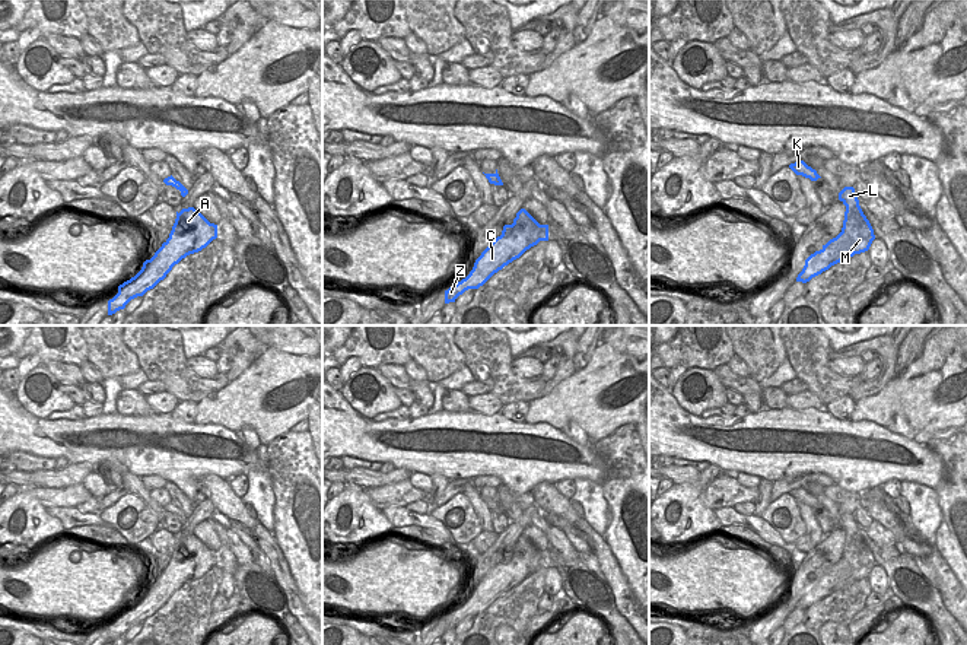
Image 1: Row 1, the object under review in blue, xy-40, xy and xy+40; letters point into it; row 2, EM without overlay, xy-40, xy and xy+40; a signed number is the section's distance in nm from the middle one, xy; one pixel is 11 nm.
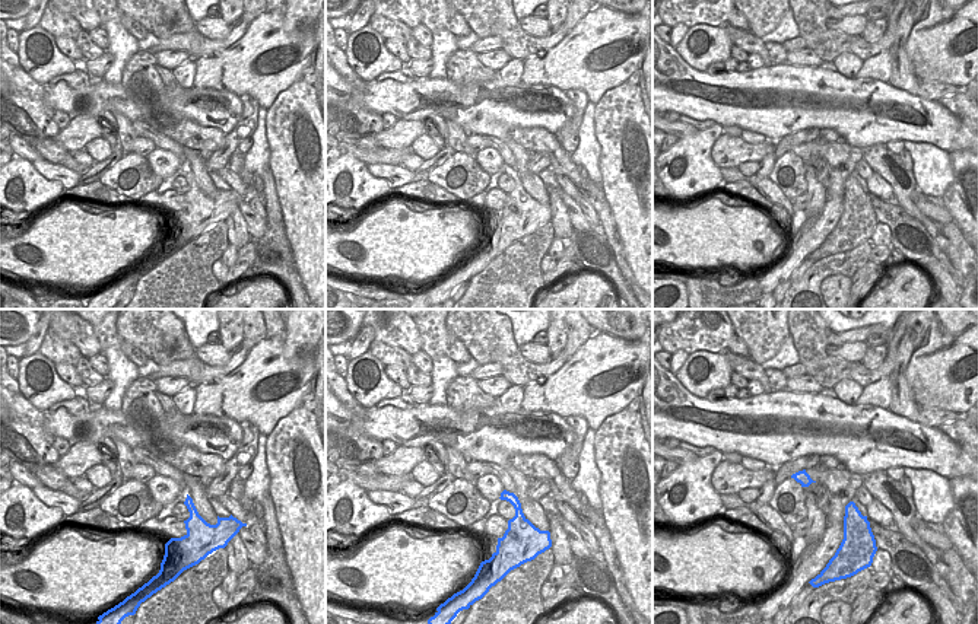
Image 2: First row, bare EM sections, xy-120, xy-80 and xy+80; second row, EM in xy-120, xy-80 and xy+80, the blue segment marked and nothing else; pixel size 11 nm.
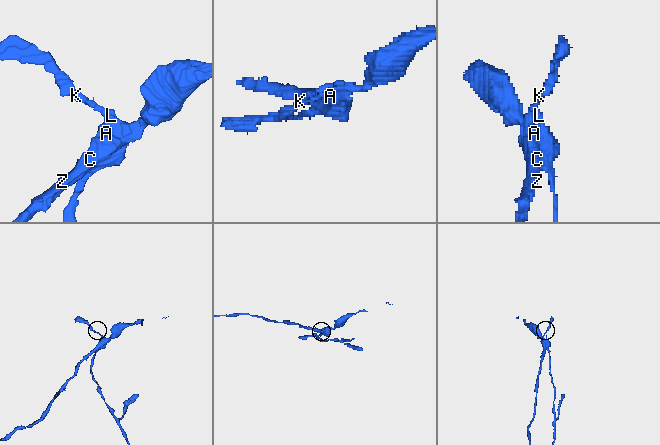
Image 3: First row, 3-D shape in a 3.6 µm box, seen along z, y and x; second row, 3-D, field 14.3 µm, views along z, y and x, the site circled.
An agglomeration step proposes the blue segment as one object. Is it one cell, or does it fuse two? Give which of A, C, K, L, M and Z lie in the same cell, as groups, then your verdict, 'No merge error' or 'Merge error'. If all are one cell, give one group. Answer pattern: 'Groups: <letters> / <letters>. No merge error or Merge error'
Groups: A C K Z / L M. Merge error

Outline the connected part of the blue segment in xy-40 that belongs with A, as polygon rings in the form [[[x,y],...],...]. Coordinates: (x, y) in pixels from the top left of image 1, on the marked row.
[[[194,207],[176,212],[169,238],[143,263],[141,270],[118,286],[118,293],[108,301],[108,315],[124,309],[125,305],[153,289],[182,258],[206,248],[217,238],[217,225],[210,223]]]

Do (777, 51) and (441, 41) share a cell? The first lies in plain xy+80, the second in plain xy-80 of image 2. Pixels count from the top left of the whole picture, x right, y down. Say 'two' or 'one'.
two

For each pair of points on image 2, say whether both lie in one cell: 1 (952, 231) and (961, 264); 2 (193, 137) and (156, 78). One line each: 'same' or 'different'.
1: same
2: same

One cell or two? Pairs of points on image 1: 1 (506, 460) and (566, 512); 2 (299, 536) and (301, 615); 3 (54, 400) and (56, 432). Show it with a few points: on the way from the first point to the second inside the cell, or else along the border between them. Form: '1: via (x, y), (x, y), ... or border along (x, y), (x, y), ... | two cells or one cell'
1: border along (554, 483), (538, 482), (530, 491) | two cells
2: border along (288, 568), (307, 613) | two cells
3: border along (16, 400), (26, 410), (45, 419) | two cells

